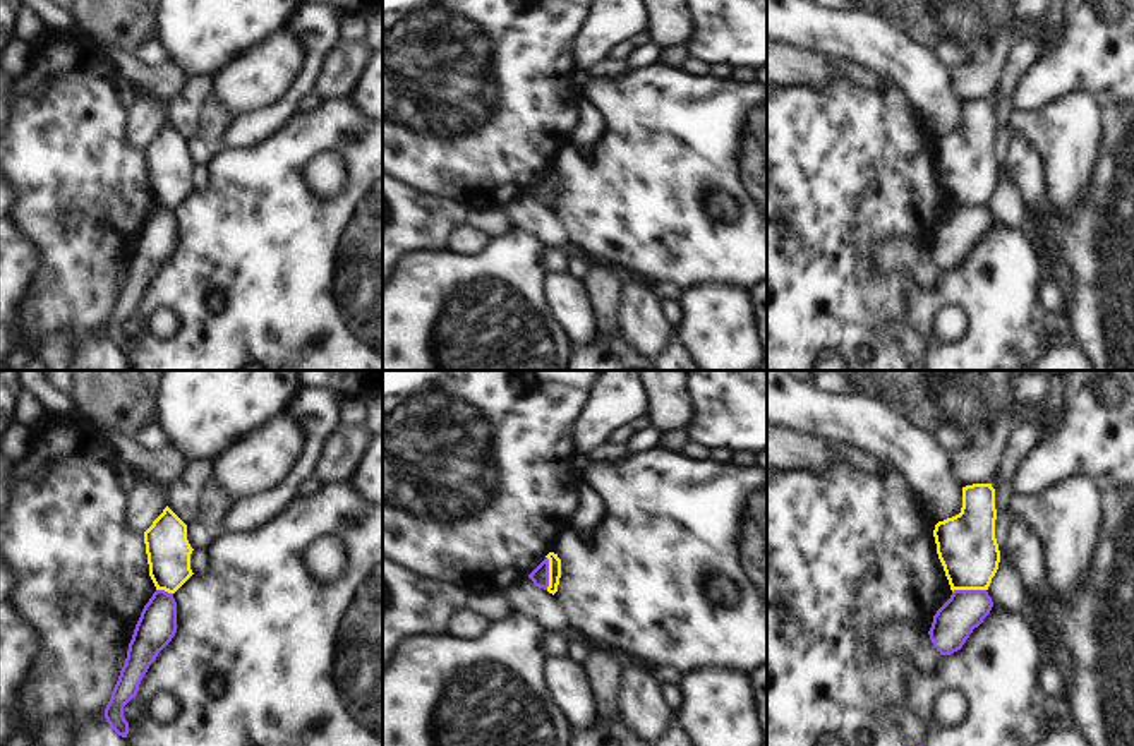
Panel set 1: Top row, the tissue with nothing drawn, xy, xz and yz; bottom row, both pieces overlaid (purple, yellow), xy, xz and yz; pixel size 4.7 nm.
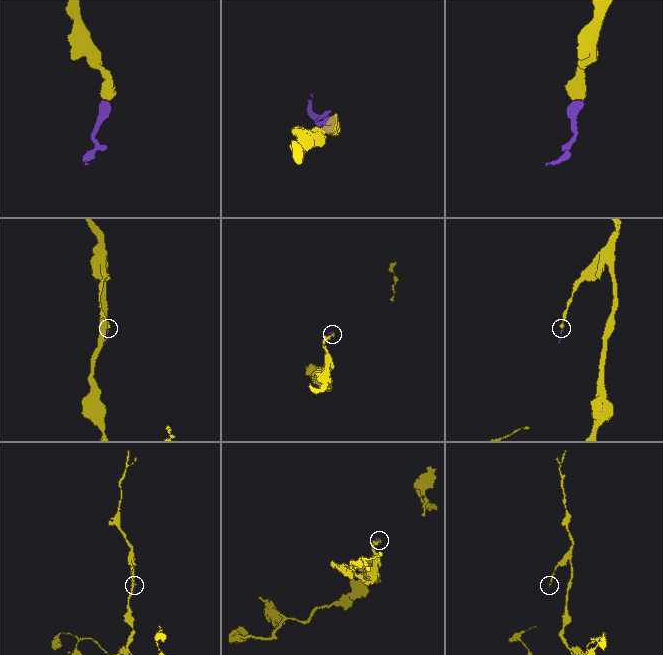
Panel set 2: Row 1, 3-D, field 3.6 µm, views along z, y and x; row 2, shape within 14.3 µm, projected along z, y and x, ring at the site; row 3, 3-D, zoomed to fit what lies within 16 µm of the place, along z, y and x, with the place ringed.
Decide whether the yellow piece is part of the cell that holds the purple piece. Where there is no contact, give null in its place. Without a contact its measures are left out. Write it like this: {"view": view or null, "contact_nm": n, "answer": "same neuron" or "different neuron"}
{"view": "yz", "contact_nm": 160, "answer": "different neuron"}

